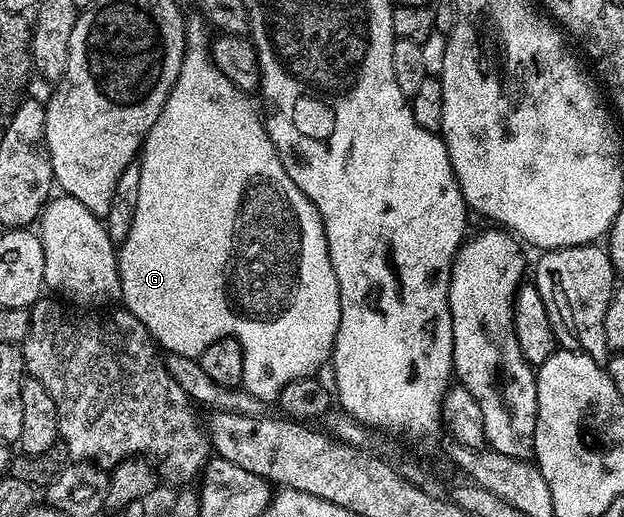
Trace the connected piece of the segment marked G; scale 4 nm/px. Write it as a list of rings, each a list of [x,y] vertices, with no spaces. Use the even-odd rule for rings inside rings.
[[[190,17],[186,21],[185,55],[179,68],[179,76],[167,96],[163,112],[159,112],[159,120],[155,120],[151,132],[145,138],[145,145],[142,146],[139,155],[139,204],[135,208],[129,235],[120,243],[117,260],[117,271],[121,274],[121,302],[124,309],[131,311],[145,325],[154,343],[169,354],[199,356],[205,351],[205,346],[215,340],[239,340],[244,354],[244,389],[269,404],[279,398],[285,385],[316,375],[316,370],[324,362],[326,365],[330,361],[333,340],[337,337],[341,319],[339,284],[335,280],[335,268],[331,268],[327,236],[319,212],[307,195],[297,187],[295,180],[287,176],[287,168],[277,153],[275,144],[269,139],[262,115],[257,115],[256,108],[249,103],[250,95],[240,90],[227,76],[223,76],[223,72],[219,72],[219,68],[213,62],[210,35],[205,35],[206,27],[202,19],[197,18]]]

